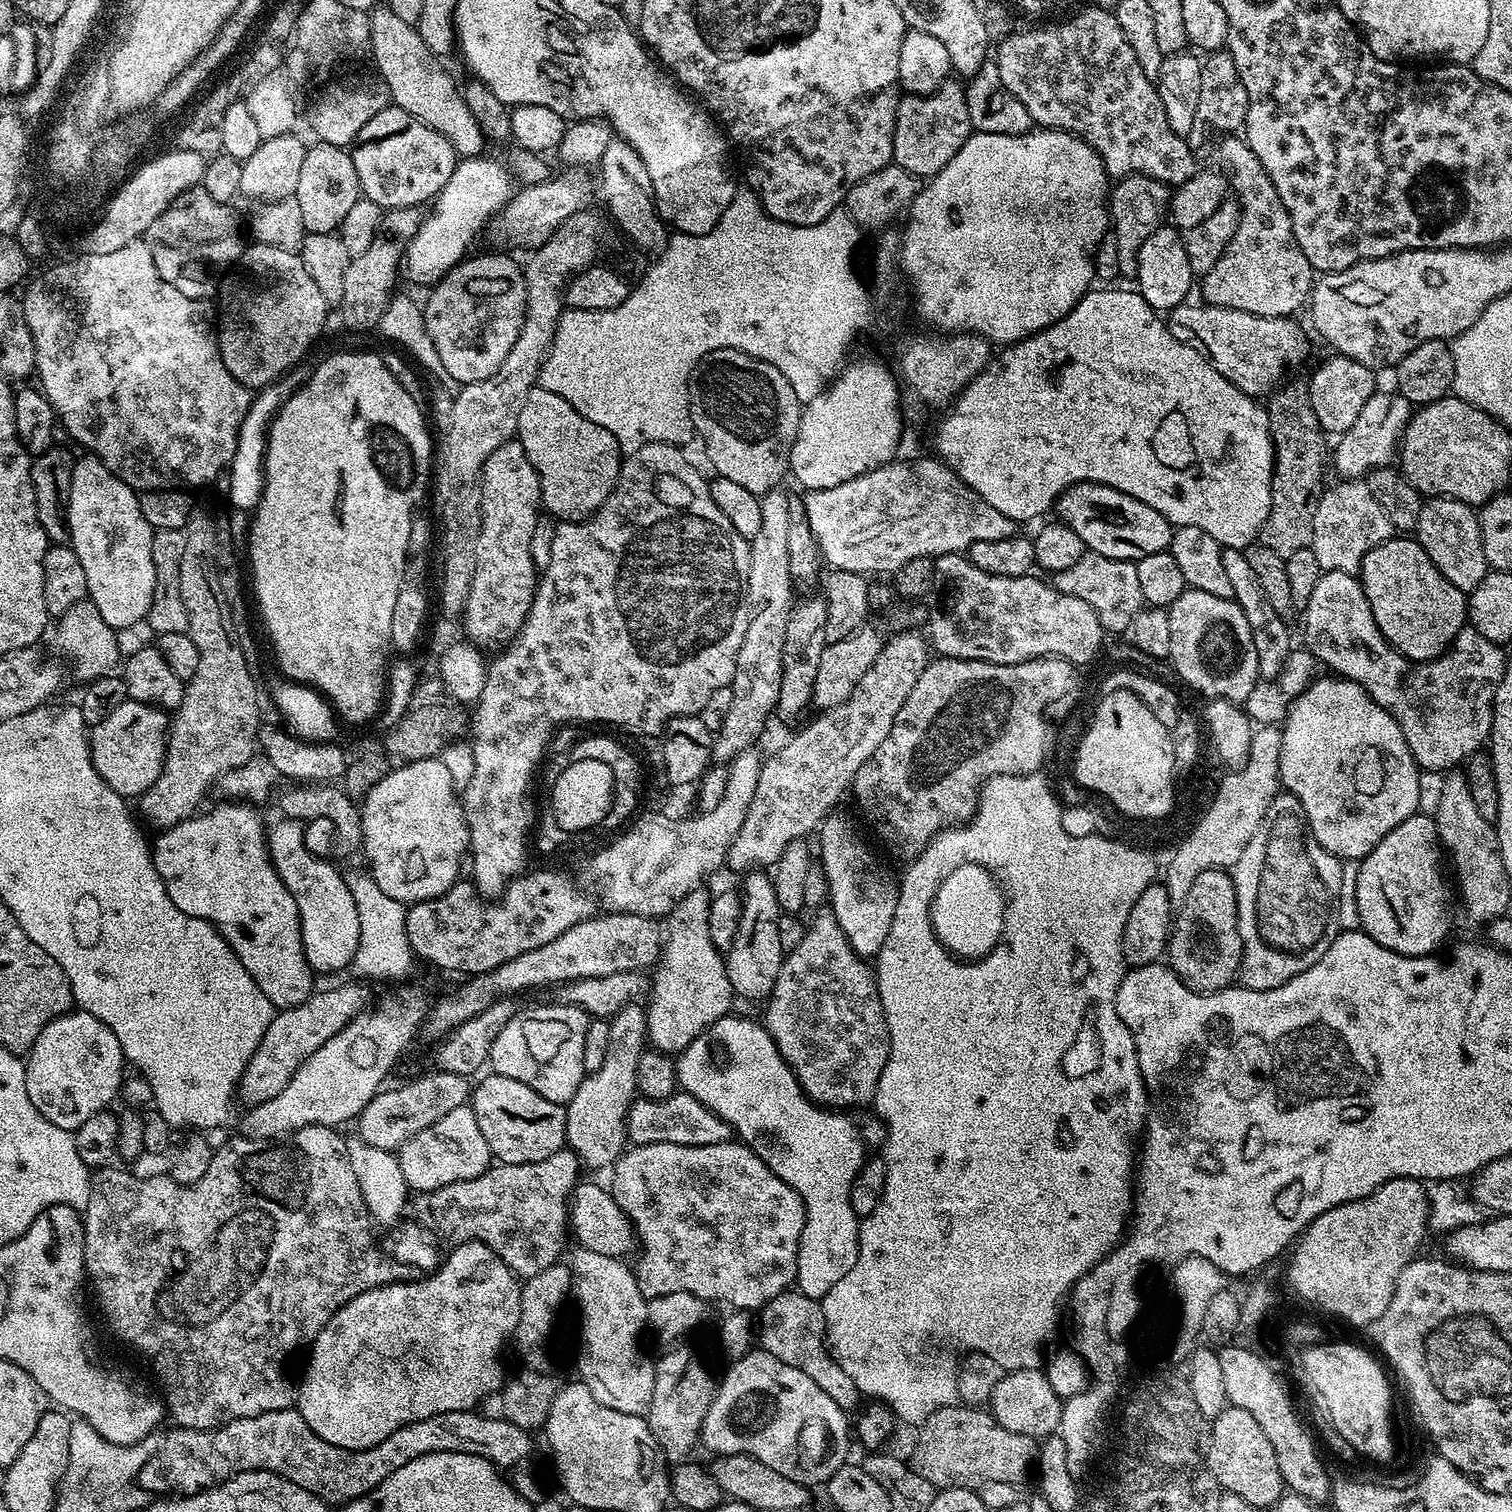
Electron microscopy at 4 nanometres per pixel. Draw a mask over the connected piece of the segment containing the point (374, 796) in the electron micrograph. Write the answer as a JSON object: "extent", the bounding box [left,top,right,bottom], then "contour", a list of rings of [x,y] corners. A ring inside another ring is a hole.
{"extent":[359,758,470,906],"contour":[[[433,758],[404,762],[399,766],[401,768],[389,770],[382,782],[365,794],[359,805],[362,853],[368,859],[367,867],[374,882],[378,882],[378,887],[390,894],[390,898],[411,906],[446,894],[446,890],[450,890],[450,886],[461,879],[460,859],[463,856],[465,859],[470,845],[464,805],[442,761]]]}

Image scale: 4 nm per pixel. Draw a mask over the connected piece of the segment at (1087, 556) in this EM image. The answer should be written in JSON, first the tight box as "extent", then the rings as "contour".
{"extent":[1050,551,1146,633],"contour":[[[1085,551],[1074,566],[1055,573],[1050,582],[1062,594],[1070,594],[1074,598],[1082,598],[1094,614],[1098,614],[1098,622],[1105,633],[1127,633],[1132,627],[1134,618],[1146,607],[1142,598],[1142,586],[1138,583],[1138,570],[1130,560],[1106,558],[1097,552]]]}

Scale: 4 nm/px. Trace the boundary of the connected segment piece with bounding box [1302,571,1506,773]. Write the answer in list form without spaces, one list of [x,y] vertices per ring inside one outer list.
[[[1321,571],[1318,586],[1314,586],[1314,594],[1310,594],[1310,602],[1303,608],[1302,616],[1303,643],[1308,651],[1316,655],[1321,665],[1333,668],[1337,677],[1362,686],[1366,694],[1370,694],[1370,698],[1382,706],[1382,710],[1394,717],[1406,738],[1406,746],[1410,746],[1410,754],[1416,760],[1417,768],[1441,773],[1455,769],[1489,743],[1492,734],[1492,703],[1502,682],[1506,659],[1505,649],[1501,645],[1490,642],[1490,638],[1482,638],[1478,630],[1466,626],[1453,638],[1447,652],[1436,659],[1423,662],[1407,660],[1398,649],[1388,645],[1382,630],[1378,630],[1378,622],[1374,622],[1370,602],[1366,602],[1366,594],[1359,579],[1340,571]]]

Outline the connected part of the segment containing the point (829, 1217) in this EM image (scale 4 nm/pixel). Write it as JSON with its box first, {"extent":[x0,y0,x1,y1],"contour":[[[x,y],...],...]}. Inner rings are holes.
{"extent":[678,1014,864,1301],"contour":[[[729,1014],[714,1022],[690,1046],[678,1056],[678,1084],[698,1102],[702,1102],[714,1114],[729,1125],[750,1151],[782,1182],[786,1182],[802,1198],[804,1203],[804,1225],[802,1238],[798,1242],[798,1266],[796,1267],[795,1287],[810,1298],[823,1301],[824,1295],[850,1270],[858,1258],[861,1217],[854,1214],[852,1188],[856,1177],[864,1169],[864,1136],[860,1128],[844,1110],[833,1110],[827,1106],[813,1104],[802,1090],[792,1067],[782,1056],[774,1038],[763,1023],[756,1018],[746,1018]]]}

